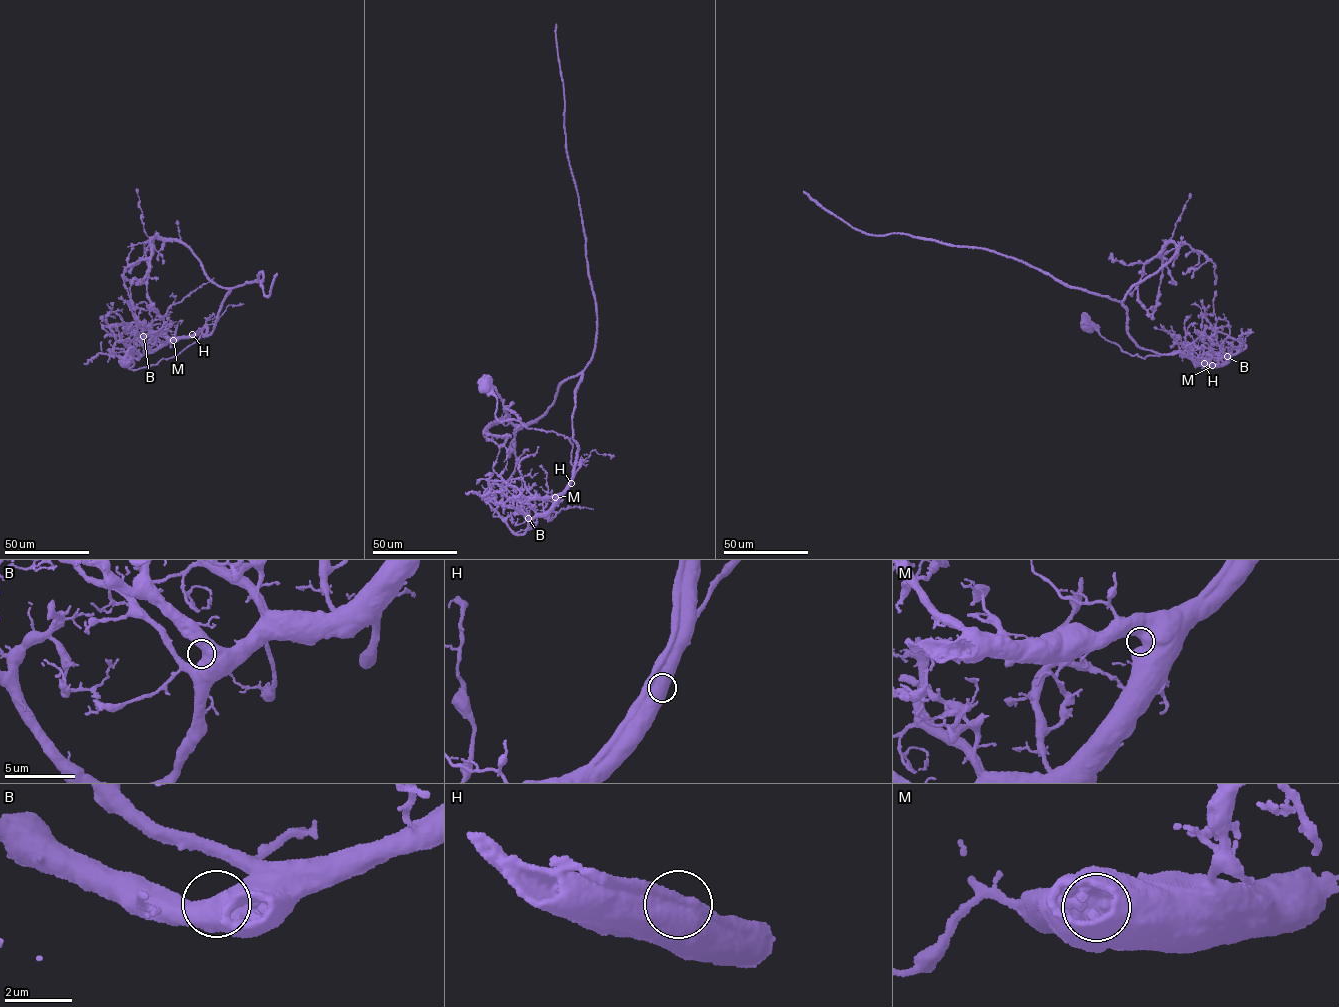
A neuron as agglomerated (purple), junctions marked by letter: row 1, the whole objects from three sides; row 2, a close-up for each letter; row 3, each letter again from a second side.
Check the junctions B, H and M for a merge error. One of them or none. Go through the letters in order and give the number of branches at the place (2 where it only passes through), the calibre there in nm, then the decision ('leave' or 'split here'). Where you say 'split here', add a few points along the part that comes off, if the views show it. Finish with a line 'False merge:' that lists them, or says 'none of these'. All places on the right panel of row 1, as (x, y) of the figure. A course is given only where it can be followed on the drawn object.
B: 1 branches meet; 800 nm thick; leave
H: 1 branches meet; 1000 nm thick; leave
M: 1 branches meet; 850 nm thick; leave
False merge: none of these

